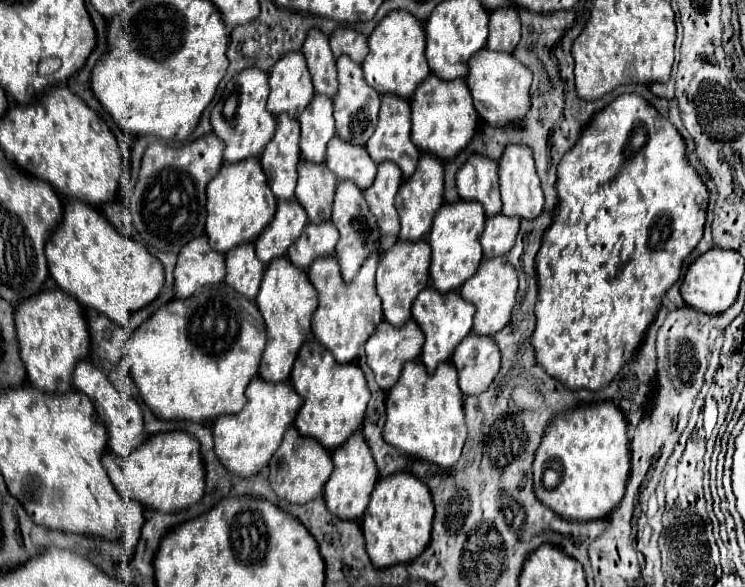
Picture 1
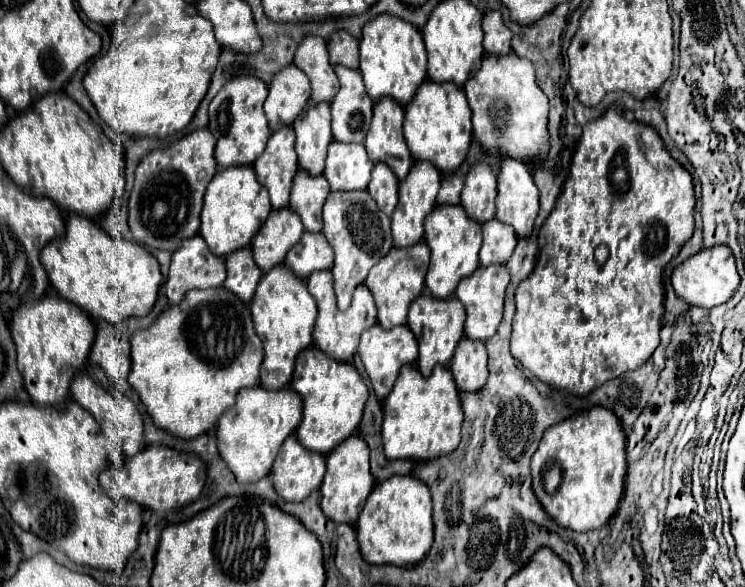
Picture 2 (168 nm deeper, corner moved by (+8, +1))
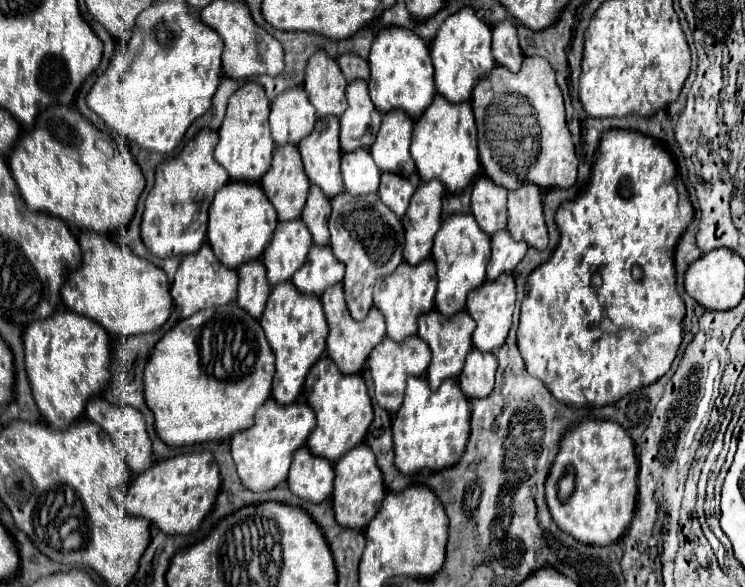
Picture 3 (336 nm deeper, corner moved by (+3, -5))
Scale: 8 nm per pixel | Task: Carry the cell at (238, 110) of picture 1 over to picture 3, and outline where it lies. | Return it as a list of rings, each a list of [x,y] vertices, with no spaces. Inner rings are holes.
[[[257,82],[243,84],[231,98],[227,106],[225,120],[219,128],[219,144],[215,148],[215,160],[229,172],[231,180],[239,182],[259,182],[267,168],[271,166],[275,142],[269,130],[269,106],[265,88]]]

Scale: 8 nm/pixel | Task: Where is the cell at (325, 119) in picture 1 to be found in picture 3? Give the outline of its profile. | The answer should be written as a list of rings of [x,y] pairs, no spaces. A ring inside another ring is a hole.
[[[335,116],[319,120],[315,132],[299,142],[299,152],[311,184],[319,186],[327,198],[343,192],[345,186],[339,172],[343,152],[339,148],[339,120]]]

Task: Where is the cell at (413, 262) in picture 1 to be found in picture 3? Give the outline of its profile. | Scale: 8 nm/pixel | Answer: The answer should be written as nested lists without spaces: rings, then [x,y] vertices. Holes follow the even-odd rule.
[[[431,258],[423,260],[417,266],[403,262],[391,276],[385,276],[379,284],[375,284],[373,306],[383,312],[387,322],[387,336],[391,340],[403,342],[405,338],[417,334],[417,318],[435,308],[435,290],[437,290],[437,274],[435,262]]]

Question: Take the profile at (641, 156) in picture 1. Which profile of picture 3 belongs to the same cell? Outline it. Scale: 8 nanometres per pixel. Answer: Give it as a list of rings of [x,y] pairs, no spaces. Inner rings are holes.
[[[615,130],[613,132],[613,146],[599,146],[593,162],[593,172],[591,172],[591,182],[589,186],[573,200],[565,202],[557,210],[557,226],[561,232],[559,246],[555,248],[553,256],[537,266],[531,276],[527,278],[527,294],[521,304],[521,324],[517,332],[517,346],[523,356],[525,368],[531,376],[539,378],[547,390],[563,404],[567,406],[607,406],[615,404],[615,400],[621,400],[623,396],[635,392],[637,388],[649,386],[655,380],[659,380],[673,364],[673,358],[681,346],[683,340],[683,318],[685,318],[685,304],[683,298],[677,292],[677,282],[675,282],[675,246],[687,228],[687,224],[693,220],[693,206],[689,202],[689,194],[685,186],[669,186],[675,180],[675,164],[665,152],[665,148],[651,136],[645,136],[635,130]]]

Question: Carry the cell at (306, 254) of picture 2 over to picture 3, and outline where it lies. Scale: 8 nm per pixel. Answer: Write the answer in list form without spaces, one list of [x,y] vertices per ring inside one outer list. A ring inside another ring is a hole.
[[[313,246],[308,253],[305,264],[293,275],[293,284],[305,292],[321,296],[329,286],[341,284],[345,276],[345,264],[339,264],[331,256],[329,246]]]

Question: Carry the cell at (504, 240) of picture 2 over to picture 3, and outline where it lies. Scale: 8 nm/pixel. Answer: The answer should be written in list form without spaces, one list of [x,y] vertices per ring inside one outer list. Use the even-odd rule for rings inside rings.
[[[501,230],[501,232],[495,232],[495,236],[491,236],[491,248],[493,248],[493,254],[487,266],[489,282],[497,280],[505,272],[513,272],[529,246],[523,240],[515,240],[509,234],[509,230]]]

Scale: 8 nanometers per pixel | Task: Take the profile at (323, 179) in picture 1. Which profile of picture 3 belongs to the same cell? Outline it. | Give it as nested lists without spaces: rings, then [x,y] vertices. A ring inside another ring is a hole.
[[[311,186],[311,192],[307,196],[307,204],[303,208],[301,220],[307,224],[309,232],[313,234],[313,242],[319,246],[329,244],[329,228],[327,228],[327,216],[331,214],[331,202],[329,198],[315,186]]]

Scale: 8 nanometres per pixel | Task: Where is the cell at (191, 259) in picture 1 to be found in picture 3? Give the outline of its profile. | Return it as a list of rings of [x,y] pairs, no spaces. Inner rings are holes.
[[[203,242],[197,252],[187,254],[183,258],[175,274],[175,282],[171,286],[171,296],[181,312],[181,318],[189,318],[203,308],[219,308],[237,298],[237,270],[223,268],[219,258],[211,252],[211,246]]]

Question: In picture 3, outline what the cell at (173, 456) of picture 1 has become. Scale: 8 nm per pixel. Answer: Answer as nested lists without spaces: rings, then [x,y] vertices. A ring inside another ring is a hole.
[[[207,450],[189,452],[189,456],[165,460],[139,474],[125,494],[125,510],[131,516],[153,522],[165,534],[189,534],[199,530],[201,522],[211,512],[219,488],[219,466],[213,462],[213,454]]]

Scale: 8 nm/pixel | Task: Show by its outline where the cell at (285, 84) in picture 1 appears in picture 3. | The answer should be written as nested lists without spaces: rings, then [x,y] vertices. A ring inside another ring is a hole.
[[[291,88],[271,102],[271,136],[277,146],[299,144],[317,124],[317,112],[303,88]]]

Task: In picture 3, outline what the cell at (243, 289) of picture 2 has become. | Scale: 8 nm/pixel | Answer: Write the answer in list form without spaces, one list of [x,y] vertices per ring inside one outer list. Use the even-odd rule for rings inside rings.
[[[251,260],[243,266],[239,266],[237,272],[239,272],[237,304],[245,312],[249,312],[251,316],[255,316],[259,320],[263,310],[265,310],[267,298],[271,294],[271,286],[267,284],[263,262],[261,260]]]

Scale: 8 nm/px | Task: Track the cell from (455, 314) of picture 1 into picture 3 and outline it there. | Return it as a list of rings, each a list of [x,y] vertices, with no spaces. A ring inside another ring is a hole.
[[[431,310],[431,312],[427,312],[427,314],[423,314],[419,318],[419,332],[417,332],[417,336],[427,342],[427,346],[431,348],[431,354],[433,354],[431,364],[427,368],[427,382],[431,386],[431,390],[439,388],[439,384],[445,378],[457,378],[461,374],[463,364],[465,364],[465,356],[473,348],[473,344],[471,344],[473,330],[475,330],[475,320],[465,310],[457,312],[451,318],[443,316],[437,310]]]

